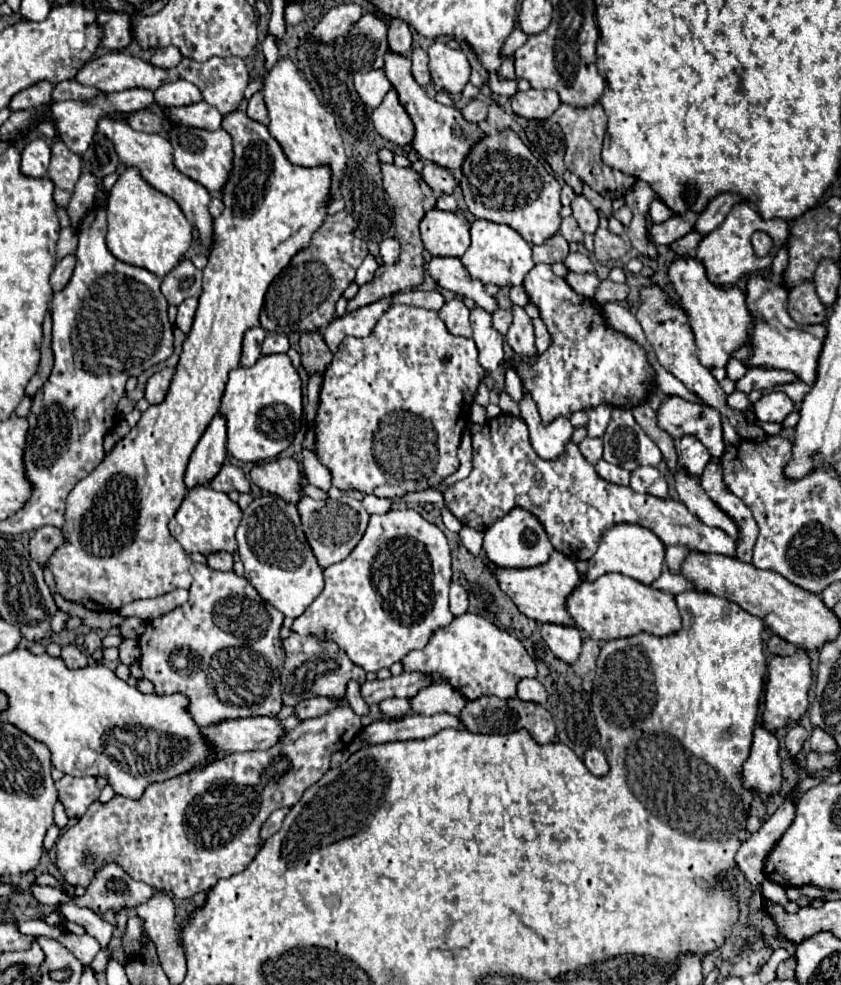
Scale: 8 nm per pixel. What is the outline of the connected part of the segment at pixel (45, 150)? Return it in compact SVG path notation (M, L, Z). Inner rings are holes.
M36 136L30 142L26 142L22 150L22 174L30 178L44 178L50 164L50 146L44 138Z

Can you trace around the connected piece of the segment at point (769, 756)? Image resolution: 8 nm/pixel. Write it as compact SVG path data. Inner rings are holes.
M764 724L754 728L754 742L748 760L744 762L744 784L756 788L760 794L774 794L780 790L780 742L776 734Z

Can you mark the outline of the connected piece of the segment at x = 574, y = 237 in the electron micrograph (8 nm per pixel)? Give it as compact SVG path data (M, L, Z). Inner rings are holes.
M570 216L570 218L564 218L562 220L562 226L560 226L560 234L564 236L566 242L582 242L584 240L584 232L578 228L576 220Z

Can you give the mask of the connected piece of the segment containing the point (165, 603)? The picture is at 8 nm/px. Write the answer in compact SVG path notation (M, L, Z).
M176 590L176 592L168 592L164 596L158 598L150 598L150 600L136 600L132 604L126 604L124 608L120 608L120 614L124 618L128 616L136 616L142 620L154 620L160 618L168 612L172 612L174 608L182 606L188 600L188 590Z

